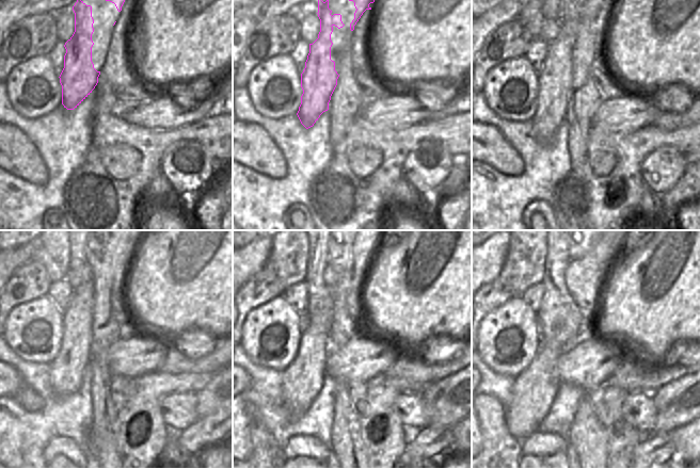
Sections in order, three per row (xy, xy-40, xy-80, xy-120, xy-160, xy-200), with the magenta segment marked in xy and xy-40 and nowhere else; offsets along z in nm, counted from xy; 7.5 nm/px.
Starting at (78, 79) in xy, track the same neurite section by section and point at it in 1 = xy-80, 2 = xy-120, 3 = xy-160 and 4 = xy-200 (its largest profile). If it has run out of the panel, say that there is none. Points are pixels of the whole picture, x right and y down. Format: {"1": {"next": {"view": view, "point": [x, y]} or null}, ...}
{"1": {"next": {"view": "xy-80", "point": [555, 80]}}, "2": {"next": {"view": "xy-120", "point": [66, 371]}}, "3": {"next": {"view": "xy-160", "point": [302, 381]}}, "4": {"next": {"view": "xy-200", "point": [534, 390]}}}

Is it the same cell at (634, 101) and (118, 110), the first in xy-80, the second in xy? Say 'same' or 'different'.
different

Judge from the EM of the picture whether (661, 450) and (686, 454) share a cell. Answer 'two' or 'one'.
two

